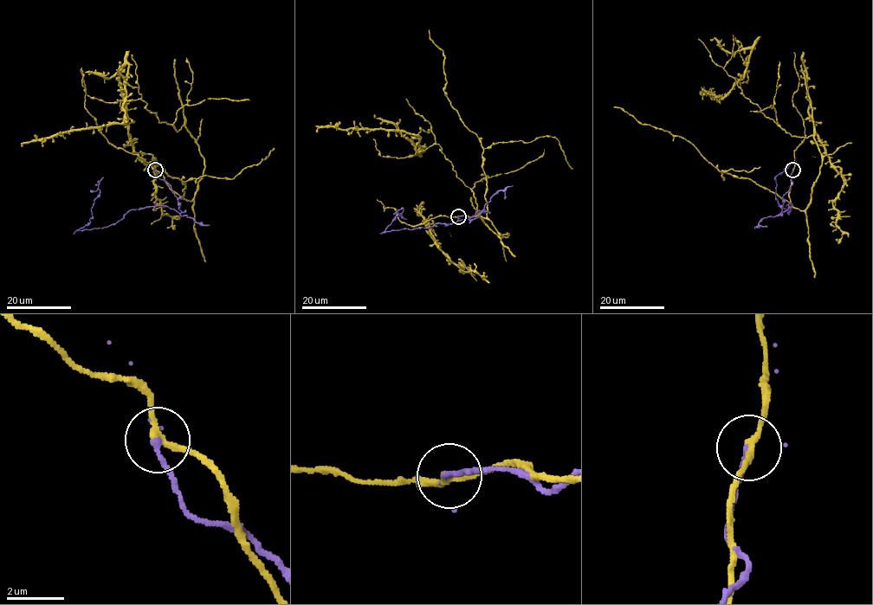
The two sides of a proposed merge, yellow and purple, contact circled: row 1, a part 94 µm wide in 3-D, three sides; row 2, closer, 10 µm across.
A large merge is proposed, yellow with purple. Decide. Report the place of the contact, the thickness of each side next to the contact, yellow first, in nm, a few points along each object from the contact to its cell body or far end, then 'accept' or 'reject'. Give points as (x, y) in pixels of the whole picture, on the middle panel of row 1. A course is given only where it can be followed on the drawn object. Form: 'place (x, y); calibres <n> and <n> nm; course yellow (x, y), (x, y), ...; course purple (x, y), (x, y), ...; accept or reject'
place (458, 216); calibres 200 and 220 nm; course yellow (458, 216), (482, 216), (508, 235), (481, 220), (438, 144), (394, 130), (317, 132); course purple (458, 216), (469, 218), (485, 210), (471, 220), (386, 232), (401, 209), (406, 219); reject

